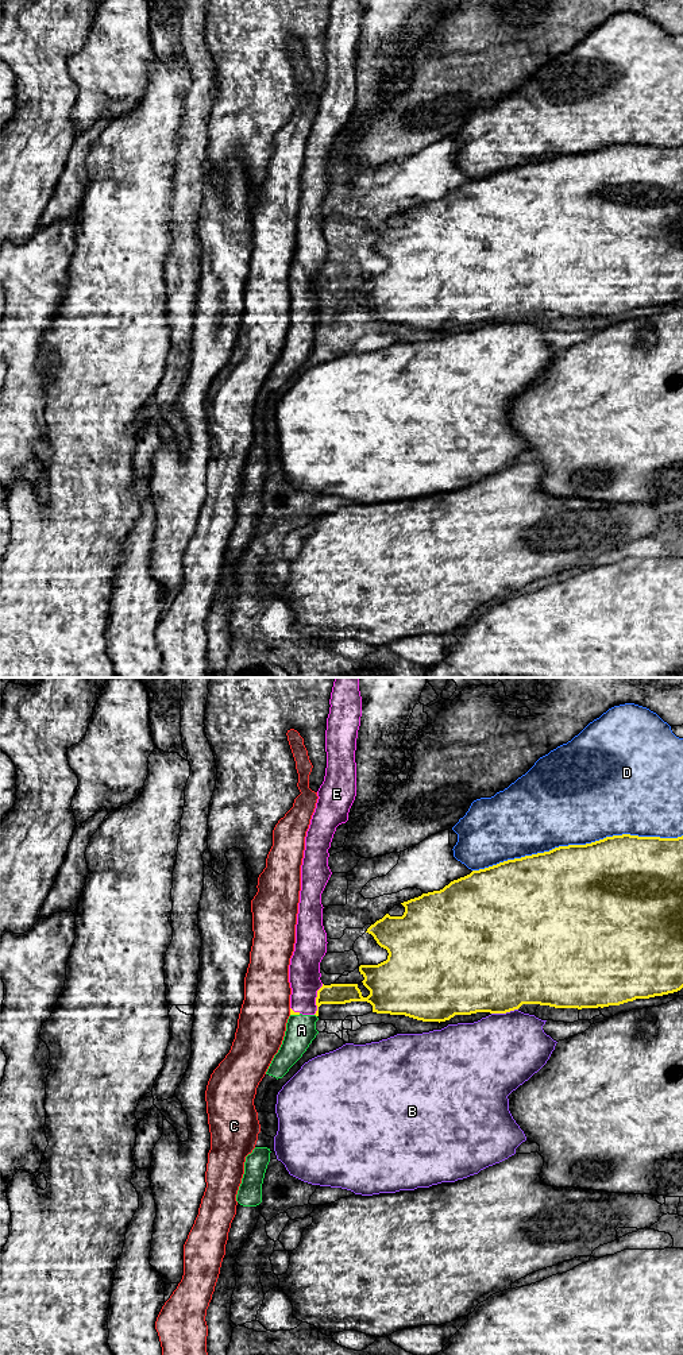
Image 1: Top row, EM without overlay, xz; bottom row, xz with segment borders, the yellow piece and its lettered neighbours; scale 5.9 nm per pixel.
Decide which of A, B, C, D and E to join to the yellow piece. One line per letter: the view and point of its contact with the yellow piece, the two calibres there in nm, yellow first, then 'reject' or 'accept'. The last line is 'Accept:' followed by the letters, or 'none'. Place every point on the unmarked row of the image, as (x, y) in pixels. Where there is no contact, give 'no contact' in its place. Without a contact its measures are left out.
A: meets yellow in xz at (294, 323); 30 nm thick on the yellow side, 180 nm on the other; reject
B: meets yellow in xz at (504, 321); 480 nm thick on the yellow side, 460 nm on the other; reject
C: meets yellow in xz at (290, 320); 30 nm thick on the yellow side, 280 nm on the other; reject
D: meets yellow in xz at (577, 154); 500 nm thick on the yellow side, 500 nm on the other; reject
E: meets yellow in xz at (316, 308); 130 nm thick on the yellow side, 190 nm on the other; reject
Accept: none

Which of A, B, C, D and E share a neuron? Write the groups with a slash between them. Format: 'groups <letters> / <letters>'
groups A E / B / C / D

